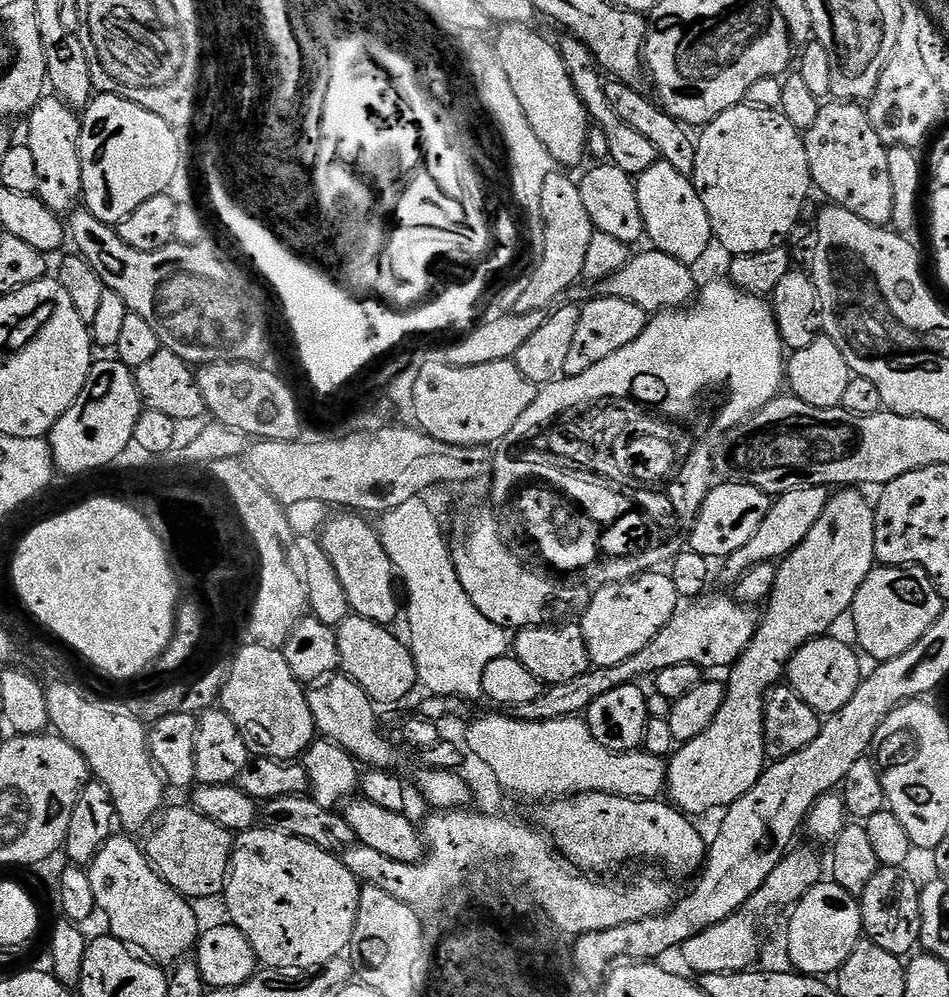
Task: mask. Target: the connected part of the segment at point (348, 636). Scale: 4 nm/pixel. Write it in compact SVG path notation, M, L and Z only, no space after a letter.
M350 614L336 629L340 668L343 675L362 686L373 705L400 704L412 691L417 691L416 663L411 647L392 633L391 627L375 624L361 616Z

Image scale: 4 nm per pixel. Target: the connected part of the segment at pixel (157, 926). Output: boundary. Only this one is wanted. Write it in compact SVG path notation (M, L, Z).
M128 834L112 835L92 859L87 874L96 907L108 919L107 931L149 961L160 966L168 966L171 960L183 961L183 956L195 949L202 935L192 909L195 907L152 869L145 849L131 839L135 840Z

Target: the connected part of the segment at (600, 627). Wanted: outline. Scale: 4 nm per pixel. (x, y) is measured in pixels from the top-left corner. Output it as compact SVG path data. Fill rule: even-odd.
M644 572L621 584L602 585L593 594L584 617L578 620L586 638L589 661L597 668L609 668L618 666L618 662L626 662L626 658L634 658L646 642L653 640L664 629L681 604L671 575L665 573L663 576L660 572Z

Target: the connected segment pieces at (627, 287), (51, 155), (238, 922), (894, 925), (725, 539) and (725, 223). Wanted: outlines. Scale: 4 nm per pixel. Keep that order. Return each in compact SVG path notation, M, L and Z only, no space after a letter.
M647 251L640 252L637 256L636 253L629 255L626 266L622 266L622 270L610 274L605 280L595 281L591 285L592 292L580 286L571 289L571 299L587 302L597 296L626 298L626 302L634 302L634 306L649 314L685 307L698 292L698 283L696 284L695 278L692 277L693 269L678 262L678 258L670 258L670 254L665 252Z
M55 94L45 95L27 117L26 143L38 169L38 186L35 195L50 210L68 214L77 207L82 196L82 162L80 161L80 122L77 109L64 103Z
M257 826L251 828L249 832L239 833L234 840L235 847L232 850L232 862L228 874L228 882L222 893L222 901L228 907L227 919L232 925L243 934L250 942L250 946L254 950L257 961L261 965L264 964L268 970L319 970L324 965L329 964L332 960L343 957L344 951L349 951L352 935L354 934L354 926L358 918L358 902L360 901L361 881L356 881L356 876L343 864L339 855L322 850L318 846L314 846L305 840L299 840L293 836L287 836L281 832L276 832L272 828Z
M881 867L880 871L870 878L870 886L858 898L860 913L864 923L863 935L882 950L890 950L890 954L901 958L907 957L920 943L922 918L920 917L921 890L916 889L916 884L899 868Z
M717 483L709 487L706 498L700 504L700 513L692 523L691 532L688 533L691 551L709 558L715 556L726 558L734 554L734 550L742 550L742 546L746 546L750 538L754 538L754 533L758 530L758 526L762 526L766 514L770 514L773 497L758 490L758 486L753 484L735 483L720 485Z
M750 103L739 104L737 108L726 110L718 118L714 118L710 123L703 125L701 136L696 140L696 157L694 158L694 170L690 177L692 185L698 190L698 198L702 198L702 206L706 206L706 215L710 217L710 226L712 227L712 235L717 245L728 251L732 256L749 256L750 254L758 254L766 250L774 250L781 247L785 243L784 239L795 230L796 224L801 223L800 215L802 214L802 206L809 203L810 196L808 191L813 191L812 175L810 174L810 166L806 158L806 146L801 133L796 131L794 126L790 126L790 122L785 118L784 113L771 108L755 108Z

